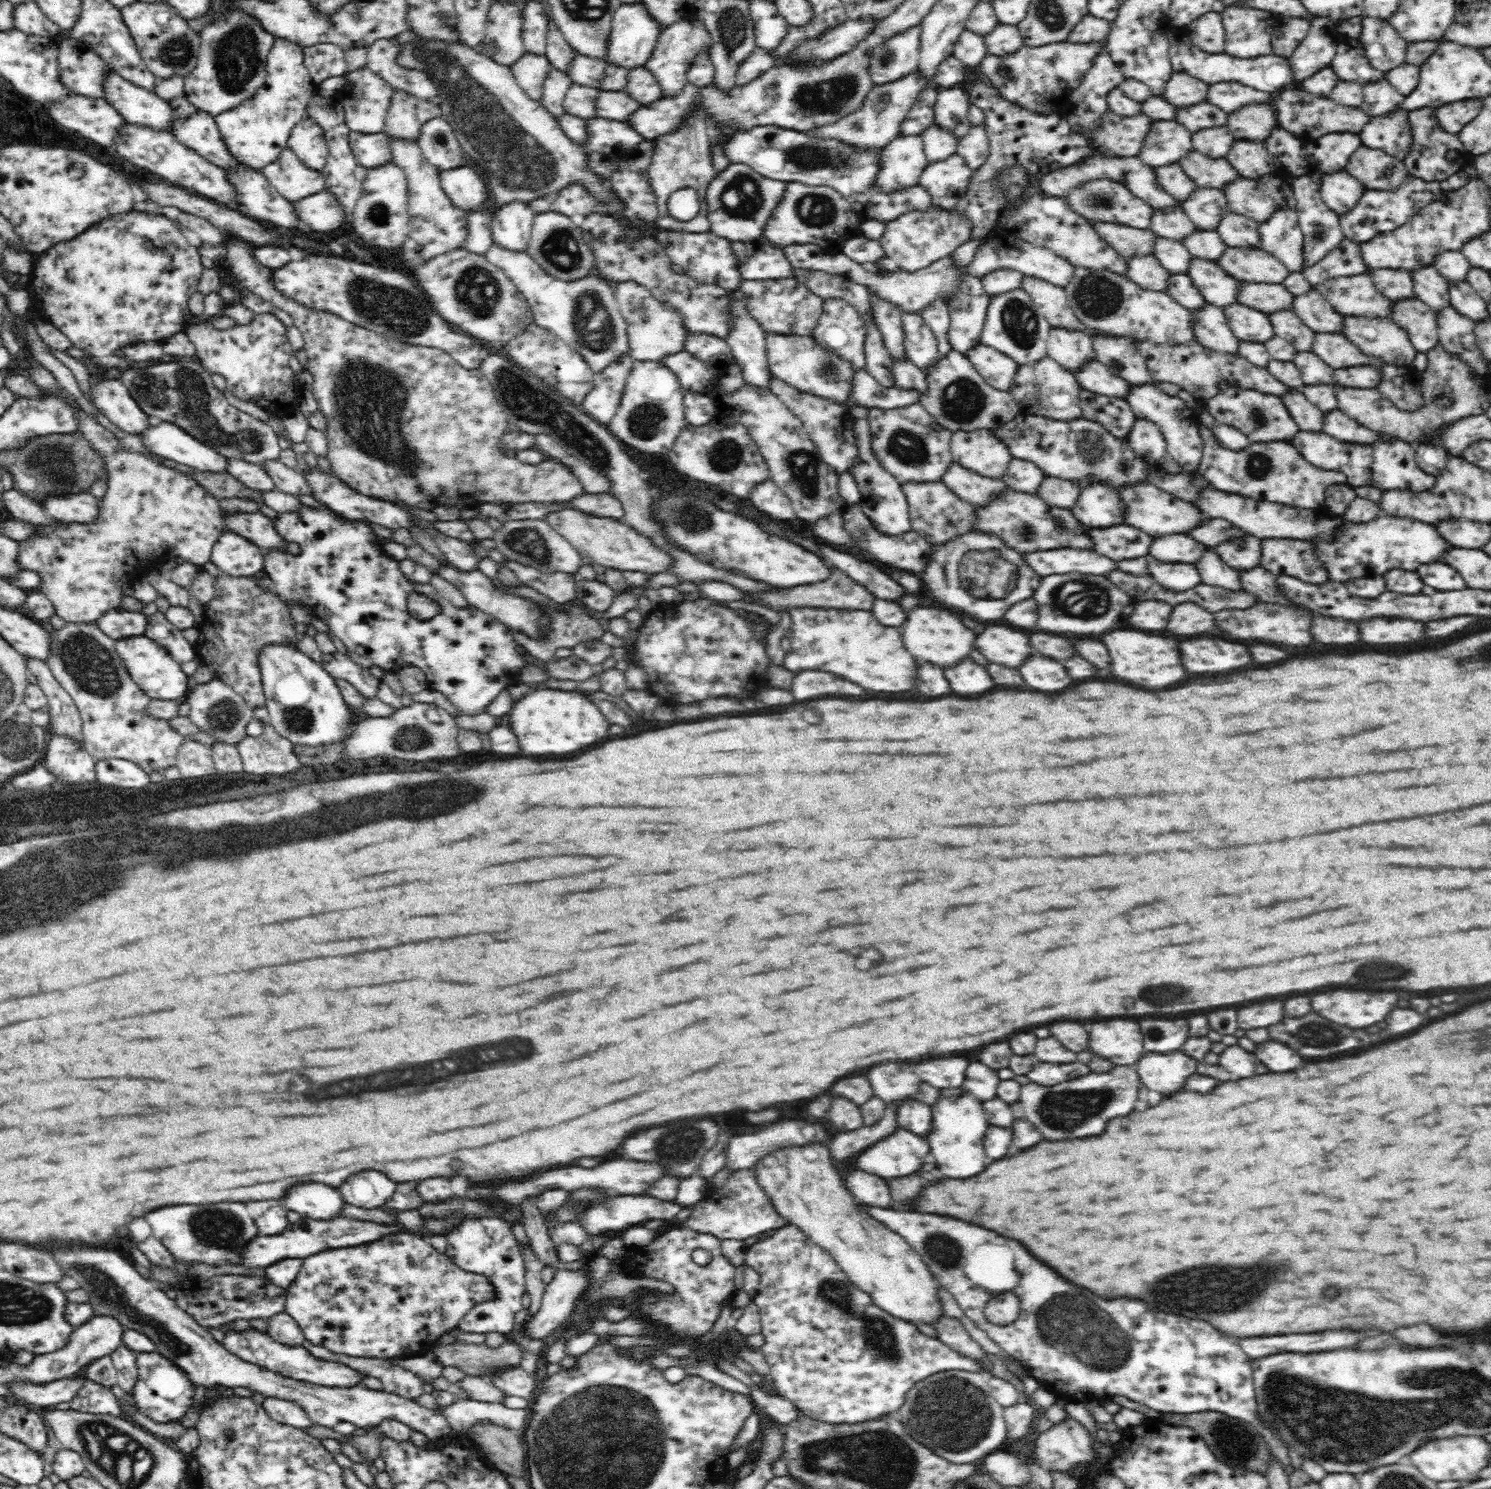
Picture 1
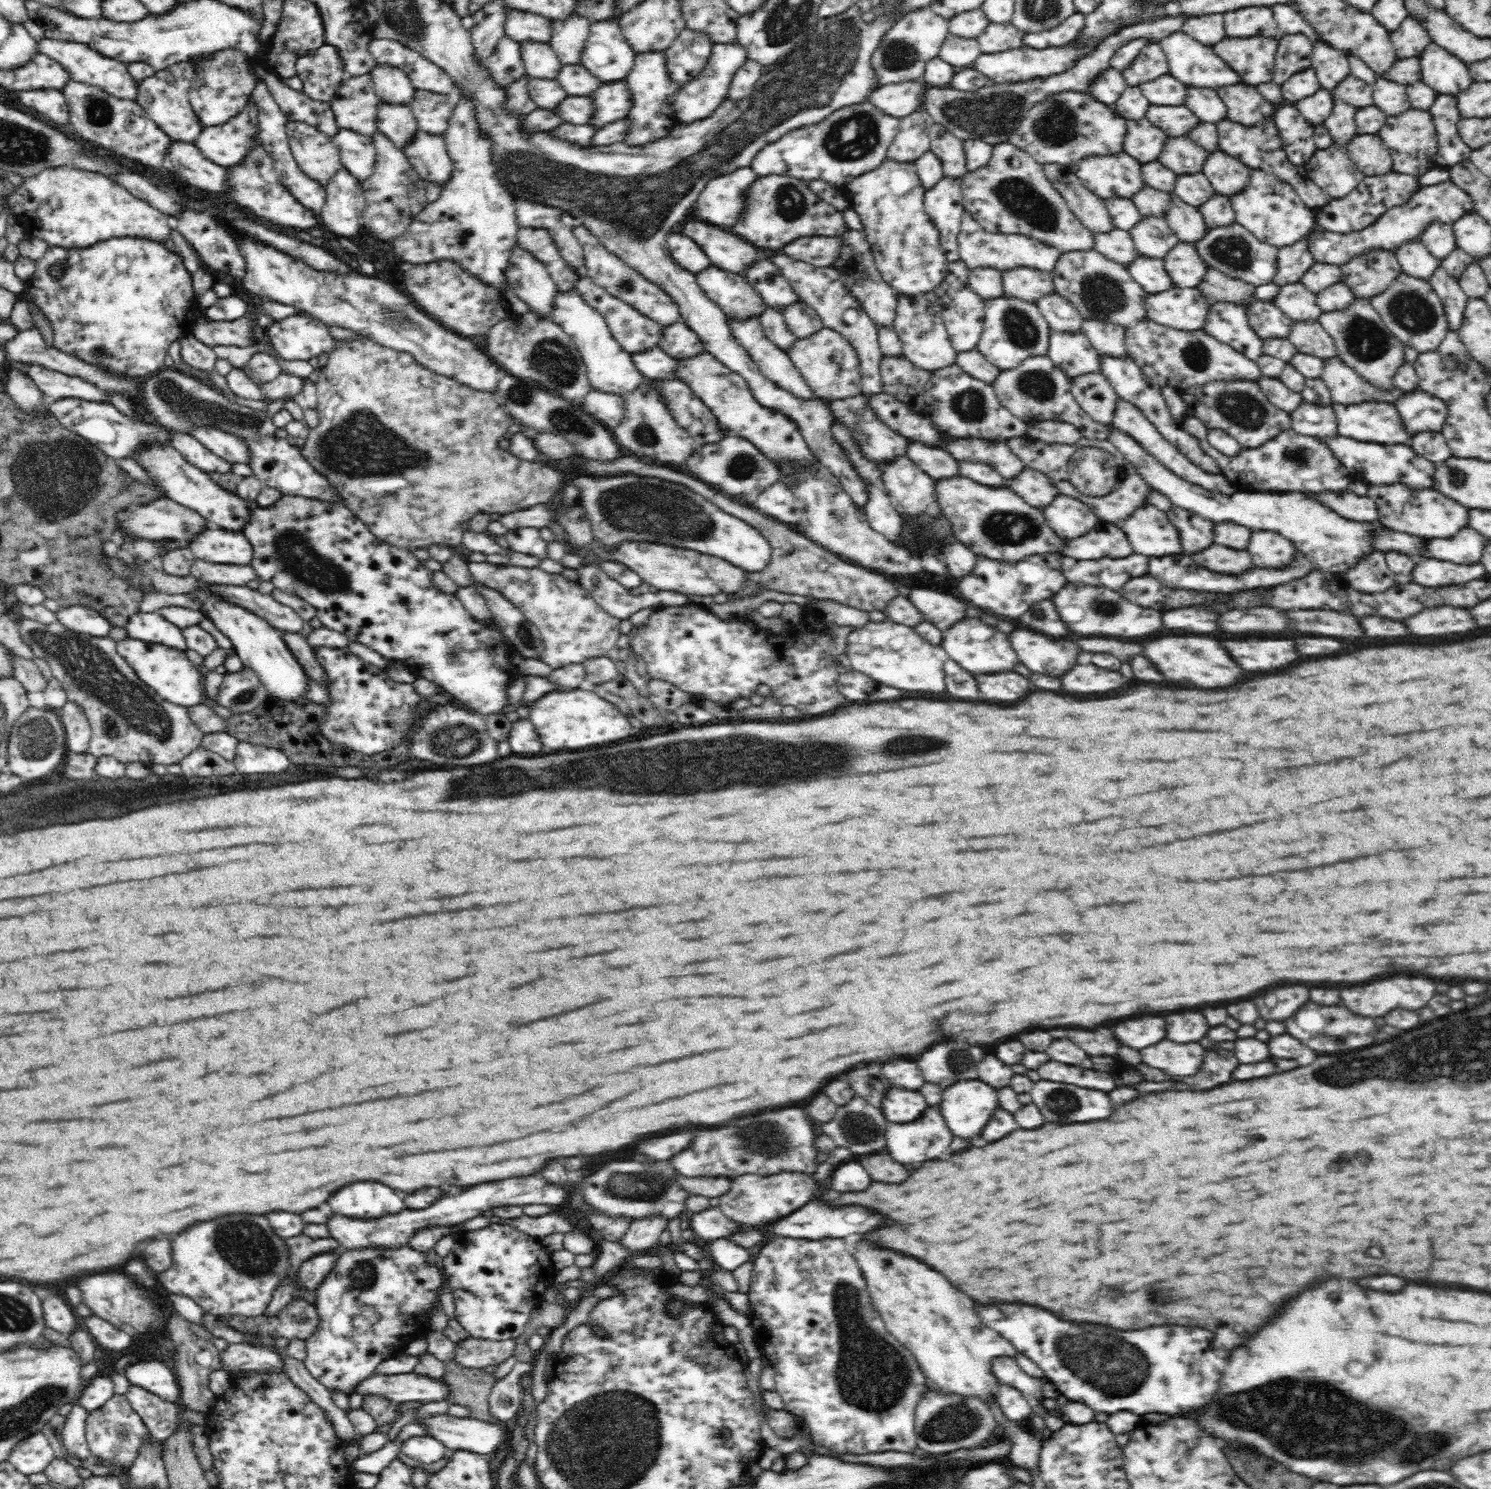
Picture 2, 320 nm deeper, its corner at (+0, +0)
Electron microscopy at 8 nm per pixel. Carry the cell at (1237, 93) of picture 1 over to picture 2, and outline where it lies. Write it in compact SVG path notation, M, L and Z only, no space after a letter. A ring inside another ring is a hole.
M1190 88L1186 98L1186 106L1202 120L1202 122L1220 122L1226 118L1226 104L1214 90Z

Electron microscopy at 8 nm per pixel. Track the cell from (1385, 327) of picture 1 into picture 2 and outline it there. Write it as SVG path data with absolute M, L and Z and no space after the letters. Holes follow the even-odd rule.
M1358 299L1348 309L1323 312L1318 322L1334 338L1339 359L1366 381L1380 389L1391 389L1396 370L1406 363L1405 344L1386 328L1386 324L1368 299Z

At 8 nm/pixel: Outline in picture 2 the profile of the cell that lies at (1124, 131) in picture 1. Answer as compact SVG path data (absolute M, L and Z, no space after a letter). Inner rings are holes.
M1065 92L1054 94L1032 106L1009 142L1025 150L1042 165L1055 163L1070 166L1082 158L1124 152L1126 132L1126 120L1118 118L1104 103L1084 94Z

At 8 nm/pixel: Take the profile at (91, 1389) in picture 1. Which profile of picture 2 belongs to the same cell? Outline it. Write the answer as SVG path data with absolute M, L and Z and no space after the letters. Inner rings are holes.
M114 1394L99 1407L87 1410L85 1416L86 1440L93 1459L121 1470L130 1468L137 1457L140 1445L147 1441L147 1430L140 1415L131 1407L128 1400L120 1394Z

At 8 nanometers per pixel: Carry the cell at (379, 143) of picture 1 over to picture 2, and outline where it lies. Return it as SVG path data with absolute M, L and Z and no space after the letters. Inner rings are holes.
M340 128L331 139L341 157L341 164L361 182L374 174L377 150L371 137Z

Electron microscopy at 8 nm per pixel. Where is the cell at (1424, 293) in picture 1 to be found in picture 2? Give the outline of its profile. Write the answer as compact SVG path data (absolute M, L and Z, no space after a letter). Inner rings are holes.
M1419 240L1400 246L1394 253L1402 272L1418 280L1429 282L1441 266L1441 260L1436 258Z

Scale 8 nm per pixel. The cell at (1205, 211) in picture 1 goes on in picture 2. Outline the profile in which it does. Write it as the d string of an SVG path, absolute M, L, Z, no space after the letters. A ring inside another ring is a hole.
M1203 173L1177 176L1177 178L1173 193L1179 201L1192 209L1200 210L1217 194Z

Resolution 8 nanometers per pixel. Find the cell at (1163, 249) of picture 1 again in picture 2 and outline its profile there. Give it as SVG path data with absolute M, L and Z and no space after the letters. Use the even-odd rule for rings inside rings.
M1143 217L1137 226L1129 231L1141 256L1163 260L1180 241L1169 228L1165 218Z

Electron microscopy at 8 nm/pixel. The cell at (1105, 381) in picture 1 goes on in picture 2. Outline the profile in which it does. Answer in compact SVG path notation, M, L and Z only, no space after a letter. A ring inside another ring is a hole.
M1052 330L1047 355L1071 379L1084 374L1102 373L1102 355L1094 350L1082 332L1062 334Z

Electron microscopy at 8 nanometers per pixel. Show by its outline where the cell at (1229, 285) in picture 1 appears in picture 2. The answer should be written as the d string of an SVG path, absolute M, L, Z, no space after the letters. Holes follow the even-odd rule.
M1179 242L1163 259L1166 271L1177 287L1198 287L1205 281L1209 266L1193 244Z

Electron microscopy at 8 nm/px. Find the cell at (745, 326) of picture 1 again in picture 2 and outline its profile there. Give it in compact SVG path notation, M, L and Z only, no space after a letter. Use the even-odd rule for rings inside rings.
M712 265L696 274L701 289L729 320L759 318L771 307L744 275L732 274Z

